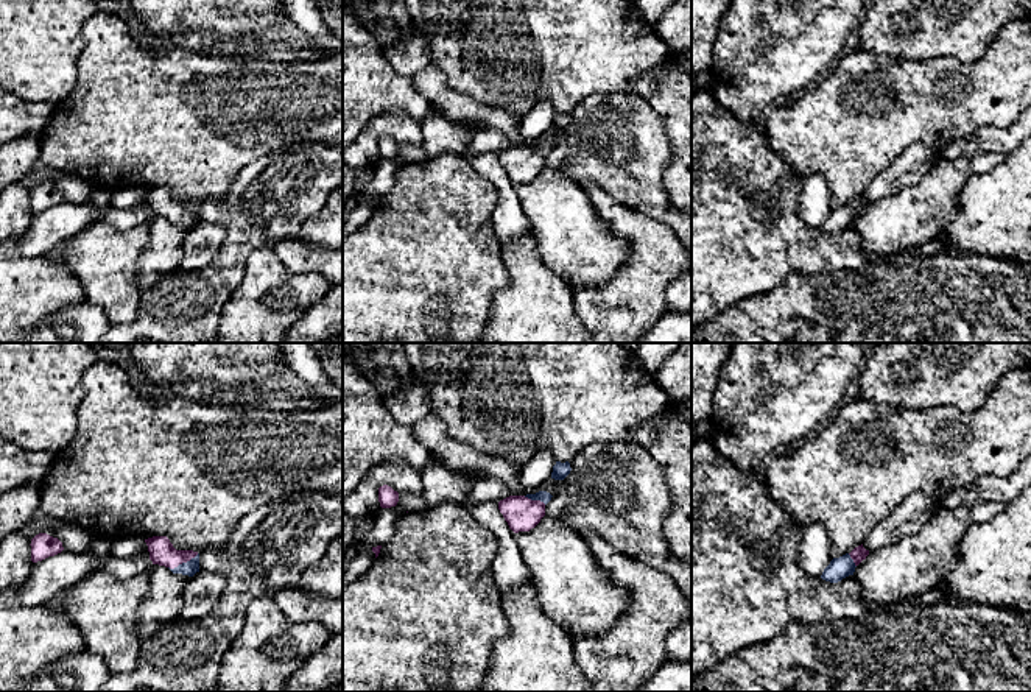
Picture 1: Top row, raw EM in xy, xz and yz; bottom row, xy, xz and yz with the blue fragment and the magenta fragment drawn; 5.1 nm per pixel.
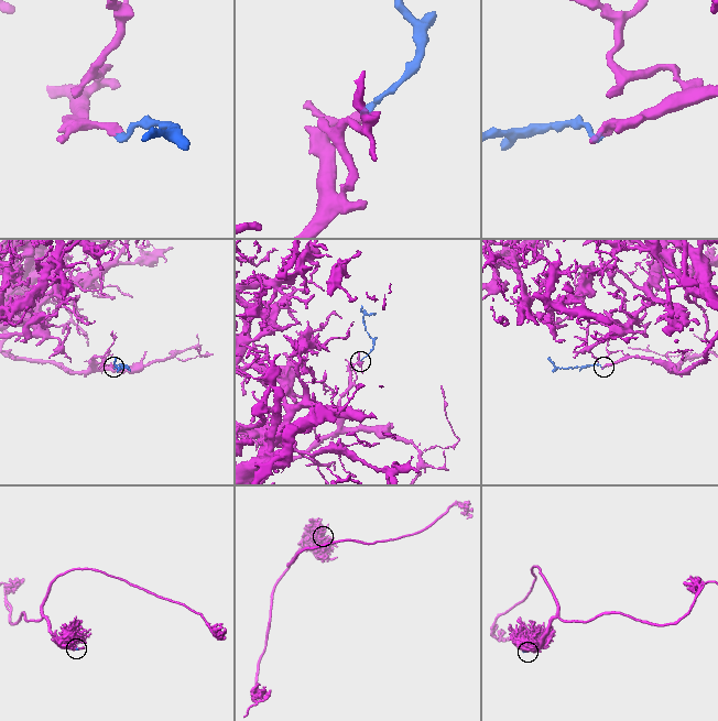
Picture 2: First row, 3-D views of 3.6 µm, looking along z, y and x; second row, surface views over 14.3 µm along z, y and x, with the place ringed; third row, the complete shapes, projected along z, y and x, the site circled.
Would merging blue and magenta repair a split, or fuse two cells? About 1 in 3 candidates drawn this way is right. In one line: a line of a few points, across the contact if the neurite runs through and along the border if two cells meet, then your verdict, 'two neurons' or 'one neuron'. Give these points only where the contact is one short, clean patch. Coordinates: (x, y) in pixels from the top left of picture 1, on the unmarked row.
line xy (190, 218), (182, 214), (161, 201); one neuron

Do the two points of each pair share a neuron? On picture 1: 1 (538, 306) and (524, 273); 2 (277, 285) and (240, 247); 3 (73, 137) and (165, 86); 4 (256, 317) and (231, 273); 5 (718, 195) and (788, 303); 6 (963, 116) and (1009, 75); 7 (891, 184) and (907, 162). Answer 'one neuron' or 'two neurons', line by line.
1: one neuron
2: two neurons
3: one neuron
4: two neurons
5: two neurons
6: one neuron
7: one neuron

